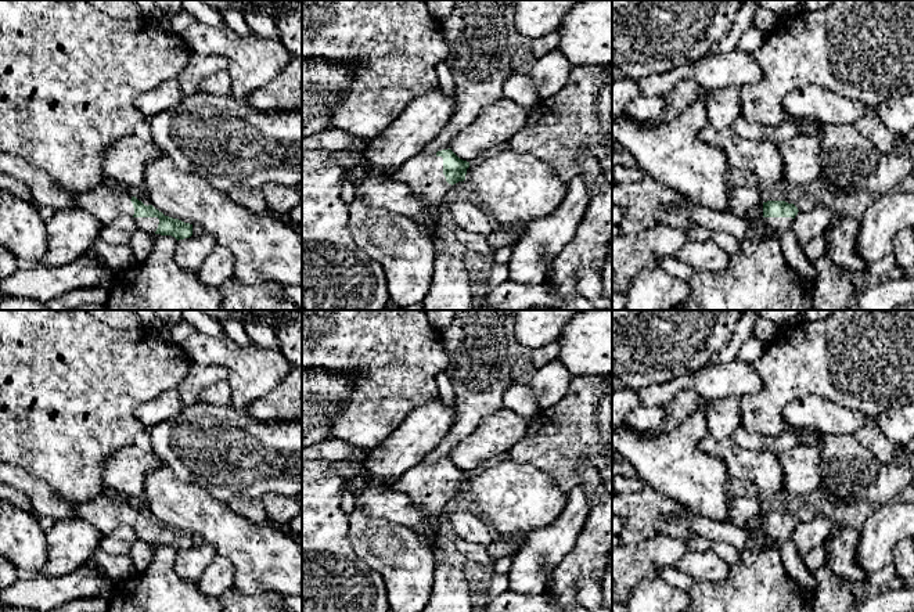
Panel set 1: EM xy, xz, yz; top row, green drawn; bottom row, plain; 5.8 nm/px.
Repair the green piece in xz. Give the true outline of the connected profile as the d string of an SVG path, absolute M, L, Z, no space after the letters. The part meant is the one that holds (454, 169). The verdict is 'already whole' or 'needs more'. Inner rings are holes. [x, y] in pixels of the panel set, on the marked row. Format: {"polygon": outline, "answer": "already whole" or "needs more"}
{"polygon": "M450 148L438 151L435 155L417 155L400 166L392 179L406 183L425 205L432 220L442 219L443 198L453 184L465 180L469 162L460 159Z", "answer": "needs more"}

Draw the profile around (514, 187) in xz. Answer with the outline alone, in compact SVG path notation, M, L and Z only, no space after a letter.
M507 145L469 162L464 183L487 216L493 216L504 228L515 224L521 237L532 222L554 213L569 188L569 183L561 180L550 165L532 154L512 151Z

